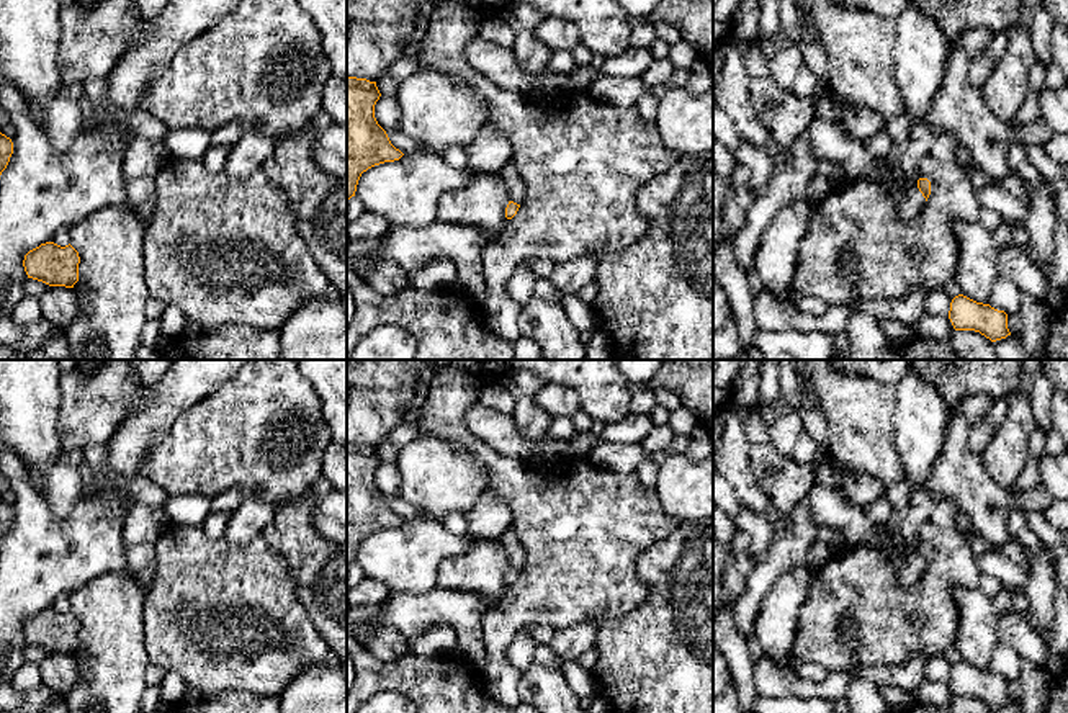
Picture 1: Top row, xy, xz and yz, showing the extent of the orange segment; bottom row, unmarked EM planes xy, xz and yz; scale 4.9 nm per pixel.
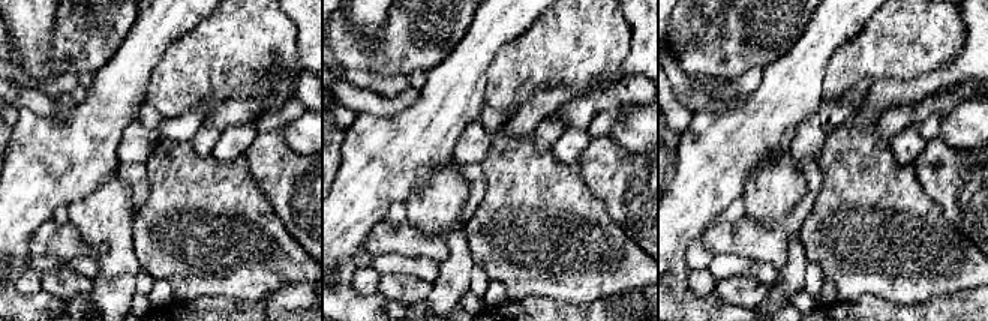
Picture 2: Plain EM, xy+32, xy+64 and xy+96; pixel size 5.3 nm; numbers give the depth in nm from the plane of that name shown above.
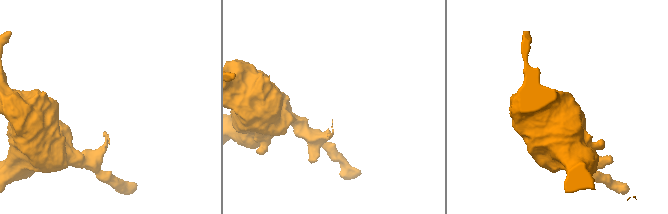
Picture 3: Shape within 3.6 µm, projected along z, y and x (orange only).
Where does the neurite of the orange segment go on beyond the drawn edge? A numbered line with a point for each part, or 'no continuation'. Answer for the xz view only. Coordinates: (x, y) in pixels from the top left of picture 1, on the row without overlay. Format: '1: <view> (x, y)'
1: xz (516, 553)

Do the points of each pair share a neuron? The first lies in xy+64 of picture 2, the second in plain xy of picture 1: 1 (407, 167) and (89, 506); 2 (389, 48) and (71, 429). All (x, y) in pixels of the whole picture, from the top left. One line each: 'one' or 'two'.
1: one
2: one

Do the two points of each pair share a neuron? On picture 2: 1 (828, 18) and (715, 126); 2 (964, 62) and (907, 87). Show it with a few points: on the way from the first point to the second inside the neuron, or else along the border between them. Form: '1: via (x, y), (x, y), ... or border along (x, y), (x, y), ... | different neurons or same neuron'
1: via (811, 51), (807, 60), (748, 119) | same neuron
2: via (951, 74), (921, 87) | same neuron

